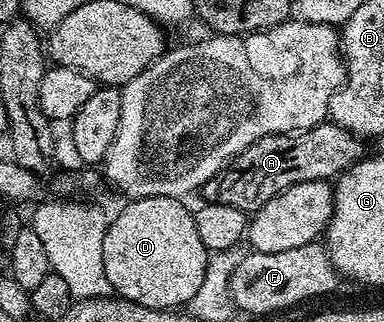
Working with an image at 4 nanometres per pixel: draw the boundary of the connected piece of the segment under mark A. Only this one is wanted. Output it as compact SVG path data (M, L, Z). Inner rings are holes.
M331 121L319 123L309 131L297 131L290 135L267 135L254 141L225 166L218 178L207 184L206 191L222 205L234 205L234 209L246 212L258 210L270 197L298 185L302 181L335 180L348 168L365 158L365 140L359 135L342 129Z

